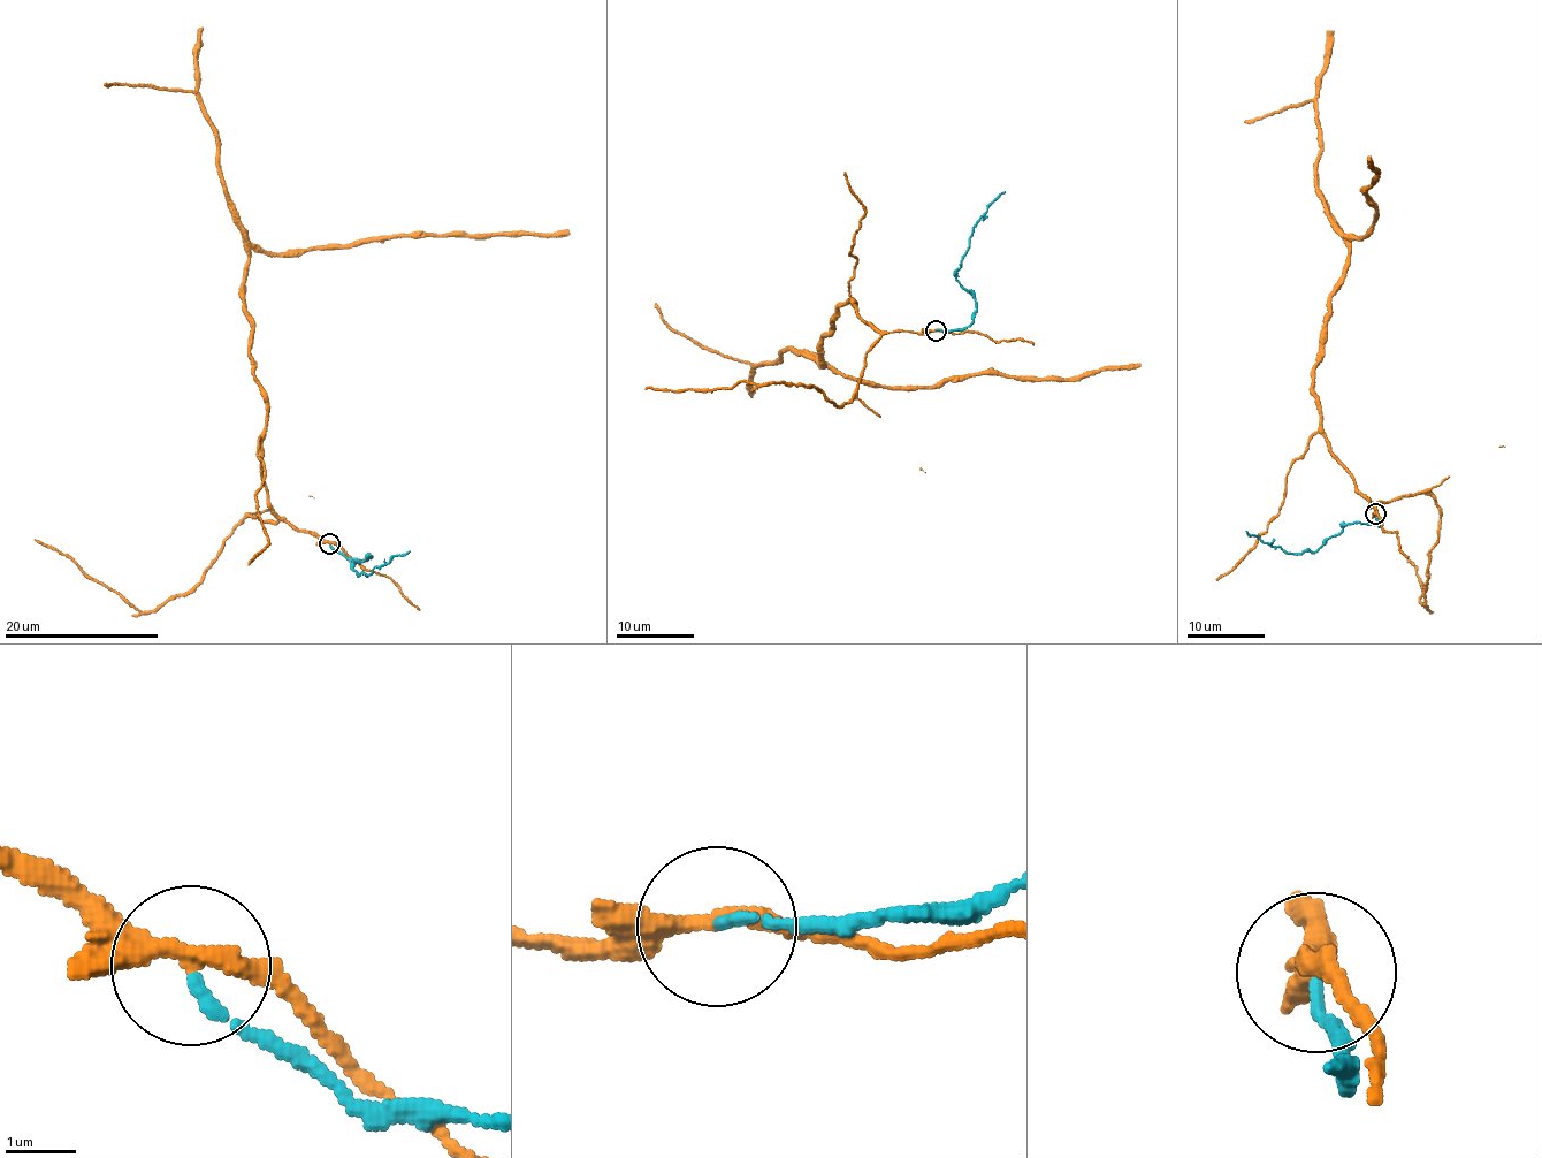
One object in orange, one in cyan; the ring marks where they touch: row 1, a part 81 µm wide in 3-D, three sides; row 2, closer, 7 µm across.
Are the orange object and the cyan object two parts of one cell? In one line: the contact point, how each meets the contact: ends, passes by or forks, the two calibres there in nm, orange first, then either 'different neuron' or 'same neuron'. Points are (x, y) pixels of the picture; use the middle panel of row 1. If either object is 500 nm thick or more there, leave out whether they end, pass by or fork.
(936, 330) | orange passes by | cyan ends | 260/150 nm | different neuron

